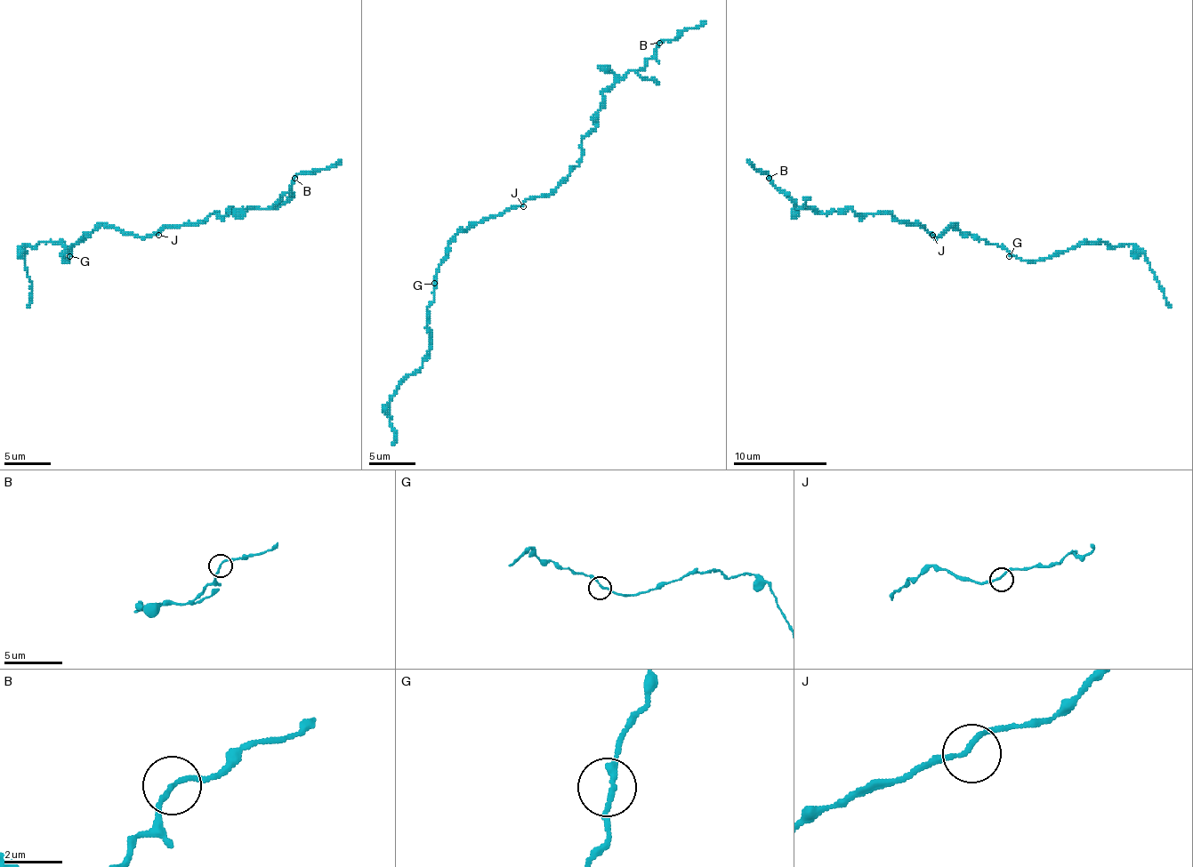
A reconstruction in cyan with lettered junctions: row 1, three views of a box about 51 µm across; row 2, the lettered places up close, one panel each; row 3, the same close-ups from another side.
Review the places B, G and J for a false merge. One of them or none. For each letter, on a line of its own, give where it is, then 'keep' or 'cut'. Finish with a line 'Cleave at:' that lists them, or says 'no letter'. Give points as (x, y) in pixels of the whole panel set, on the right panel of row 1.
B: at (769, 178); keep
G: at (1009, 256); keep
J: at (932, 235); keep
Cleave at: no letter

